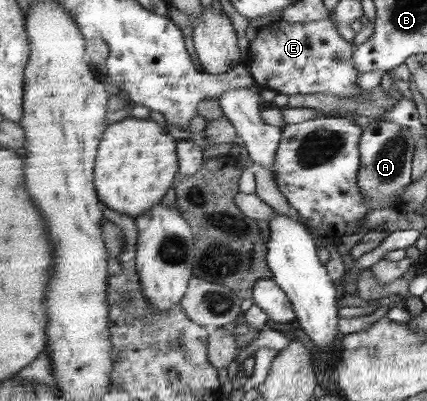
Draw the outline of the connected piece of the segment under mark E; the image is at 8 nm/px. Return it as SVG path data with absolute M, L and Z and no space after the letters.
M328 18L305 23L279 20L256 29L255 38L248 43L245 65L260 90L272 89L288 96L325 93L353 97L360 91L356 86L358 71L352 66L355 48L338 34Z

